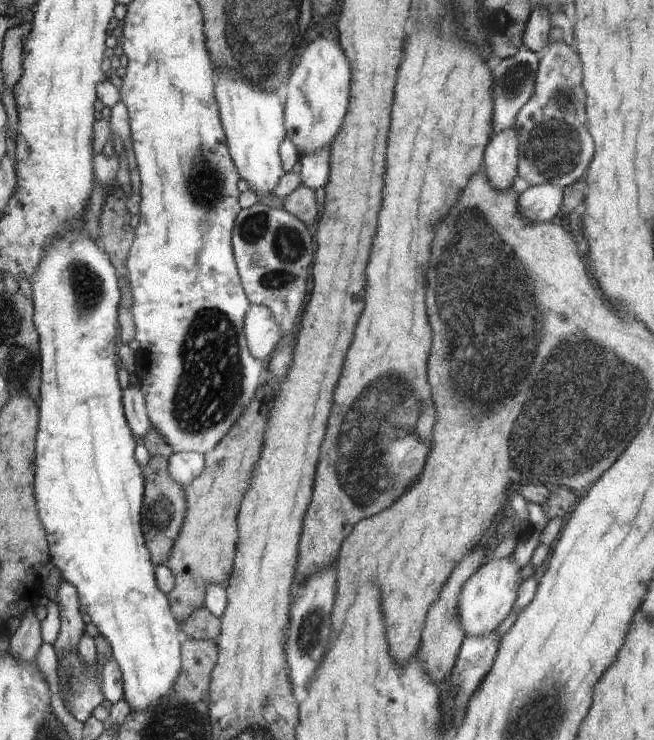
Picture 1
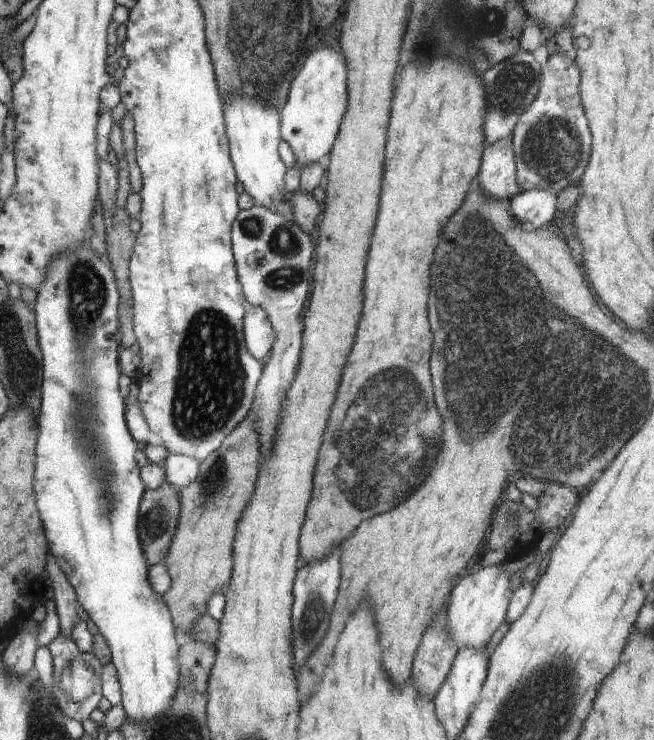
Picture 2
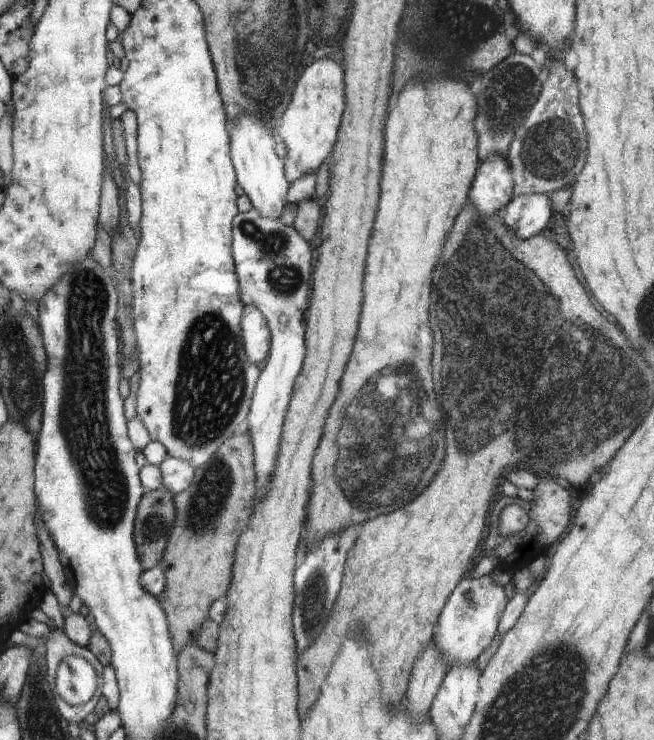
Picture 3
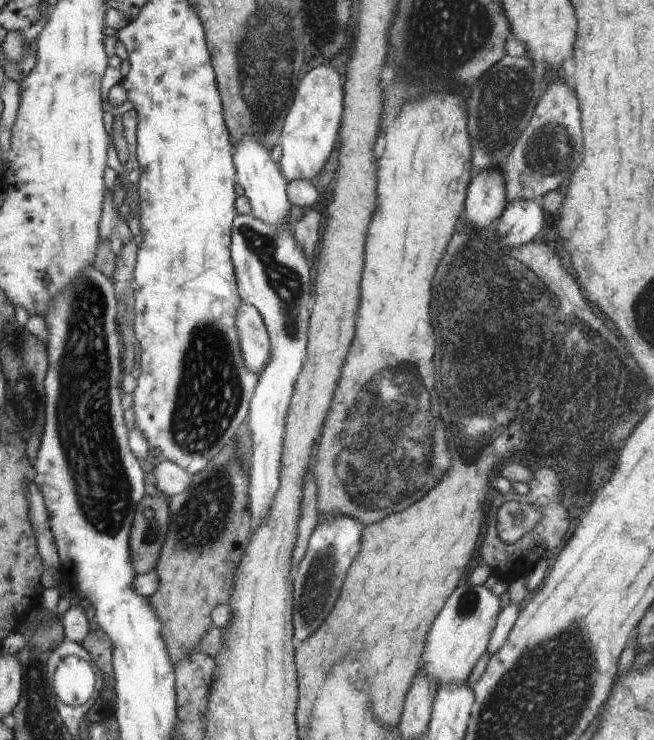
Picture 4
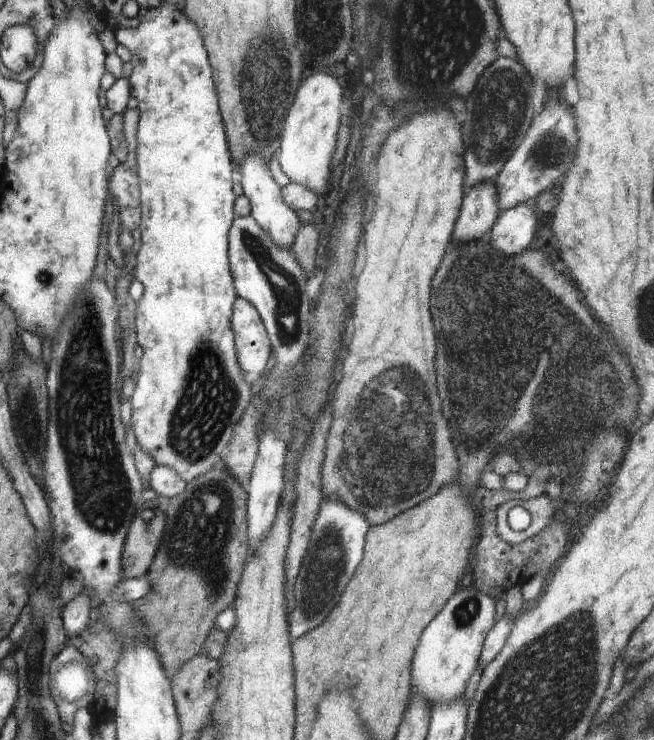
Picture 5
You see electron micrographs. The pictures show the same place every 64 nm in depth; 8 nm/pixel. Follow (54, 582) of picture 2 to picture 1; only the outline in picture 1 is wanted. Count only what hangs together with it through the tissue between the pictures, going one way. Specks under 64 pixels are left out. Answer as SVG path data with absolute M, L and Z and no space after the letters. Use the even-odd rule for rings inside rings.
M64 579L60 581L57 593L61 627L54 642L54 650L58 656L66 651L77 650L77 642L84 632L85 623L82 621L82 606L76 588Z

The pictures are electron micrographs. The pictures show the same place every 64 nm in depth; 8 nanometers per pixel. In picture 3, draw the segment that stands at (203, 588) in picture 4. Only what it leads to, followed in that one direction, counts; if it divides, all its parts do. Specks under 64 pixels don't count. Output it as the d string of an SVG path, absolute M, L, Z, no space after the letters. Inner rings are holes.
M248 432L240 435L234 433L218 447L206 464L195 470L192 484L186 490L174 495L174 522L160 562L165 572L165 585L162 594L156 598L166 615L176 654L185 646L194 643L201 631L201 626L209 618L208 610L212 602L218 599L225 600L227 596L233 577L232 565L235 561L237 542L253 515L253 496L256 492L253 464L251 436Z

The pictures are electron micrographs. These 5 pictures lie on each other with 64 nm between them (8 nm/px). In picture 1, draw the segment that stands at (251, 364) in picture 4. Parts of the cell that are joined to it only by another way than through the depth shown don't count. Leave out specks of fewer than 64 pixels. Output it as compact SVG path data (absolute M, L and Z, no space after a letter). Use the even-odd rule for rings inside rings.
M249 303L243 331L250 354L265 363L276 352L277 344L284 335L270 309L264 305Z

